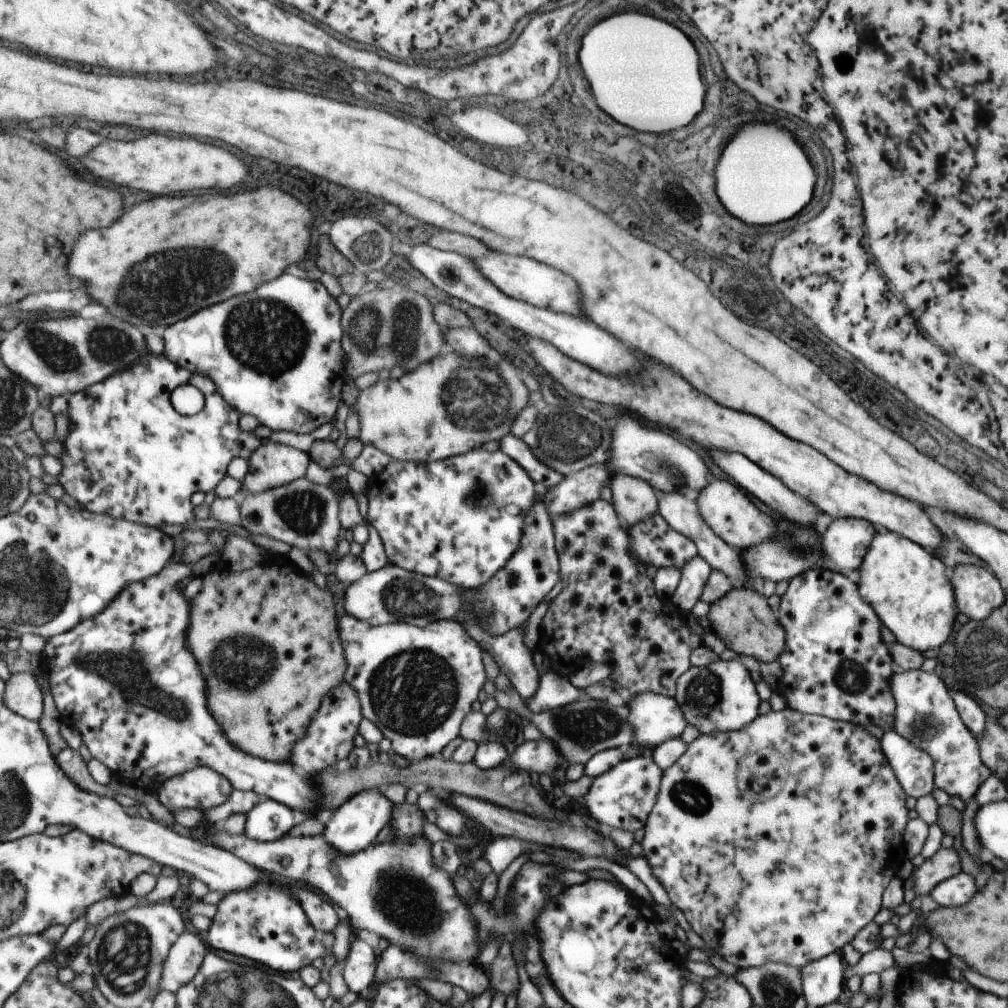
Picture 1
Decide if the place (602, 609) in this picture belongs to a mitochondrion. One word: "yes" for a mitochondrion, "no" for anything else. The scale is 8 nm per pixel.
no

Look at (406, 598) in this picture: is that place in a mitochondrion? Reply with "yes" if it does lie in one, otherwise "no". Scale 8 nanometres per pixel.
yes

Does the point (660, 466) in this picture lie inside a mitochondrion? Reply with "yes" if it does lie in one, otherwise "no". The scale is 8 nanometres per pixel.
yes

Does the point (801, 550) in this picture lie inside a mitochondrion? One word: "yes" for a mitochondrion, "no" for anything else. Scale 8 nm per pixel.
no

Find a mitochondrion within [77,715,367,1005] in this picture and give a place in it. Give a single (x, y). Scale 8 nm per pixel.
(123, 956)

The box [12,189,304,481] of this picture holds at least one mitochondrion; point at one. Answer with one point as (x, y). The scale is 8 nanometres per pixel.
(152, 288)

